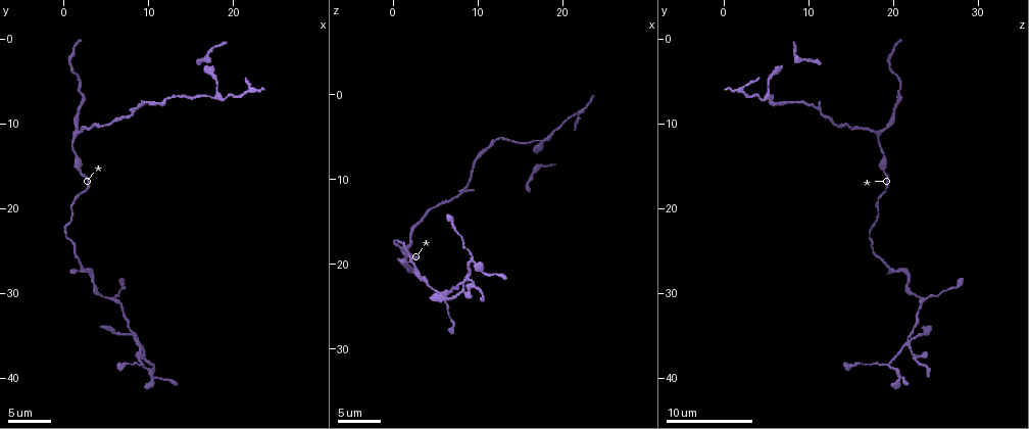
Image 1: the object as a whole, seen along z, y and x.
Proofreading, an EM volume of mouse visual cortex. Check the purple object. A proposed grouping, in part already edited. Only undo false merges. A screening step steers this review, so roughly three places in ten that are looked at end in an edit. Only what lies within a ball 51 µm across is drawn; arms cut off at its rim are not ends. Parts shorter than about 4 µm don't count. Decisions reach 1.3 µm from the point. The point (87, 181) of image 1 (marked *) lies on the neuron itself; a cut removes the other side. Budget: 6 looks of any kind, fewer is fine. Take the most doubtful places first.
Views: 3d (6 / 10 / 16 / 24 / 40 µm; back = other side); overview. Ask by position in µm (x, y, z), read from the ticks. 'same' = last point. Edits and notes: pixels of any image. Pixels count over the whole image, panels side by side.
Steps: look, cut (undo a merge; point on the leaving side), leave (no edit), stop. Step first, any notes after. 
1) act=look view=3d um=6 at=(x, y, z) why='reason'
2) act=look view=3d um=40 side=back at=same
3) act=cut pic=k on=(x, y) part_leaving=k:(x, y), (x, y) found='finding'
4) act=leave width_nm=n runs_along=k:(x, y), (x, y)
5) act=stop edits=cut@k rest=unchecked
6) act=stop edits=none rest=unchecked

act=look view=3d um=10 at=(5.8, 30.6, 23.8) why='two arms in line, one across'

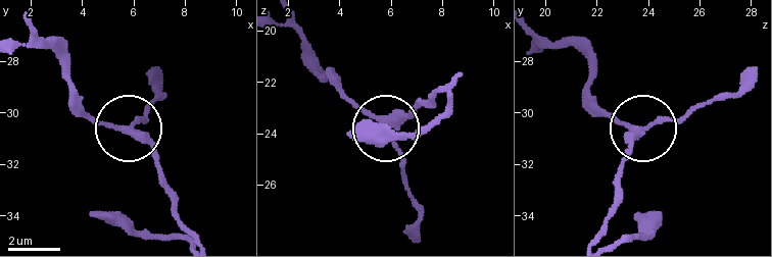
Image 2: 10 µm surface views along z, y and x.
act=leave width_nm=220 runs_along=2:(29, 22), (94, 119), (125, 127), (158, 101) found='continuous, no second neuron'

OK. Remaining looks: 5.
act=look view=3d um=16 at=(2.2, 27.0, 19.4) why='three-way junction'

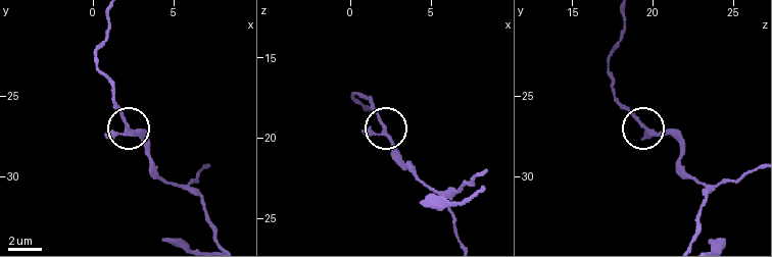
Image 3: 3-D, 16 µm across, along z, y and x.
act=look view=3d um=16 side=back at=(2.1, 26.8, 19.4)

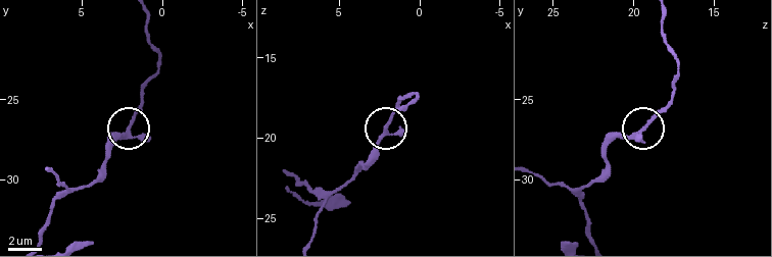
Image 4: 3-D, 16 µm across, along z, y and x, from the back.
act=leave width_nm=200 runs_along=4:(146, 16), (158, 61), (131, 123), (107, 136) found='all the same neuron'

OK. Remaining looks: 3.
act=look view=3d um=10 at=(8.2, 8.2, 11.2) why='two arms in line, one across'

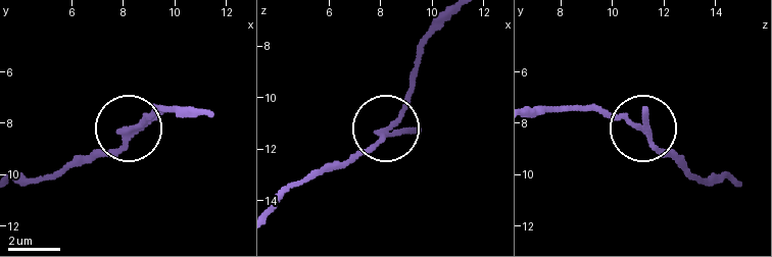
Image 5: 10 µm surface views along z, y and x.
act=look view=3d um=10 side=back at=(8.4, 8.3, 11.2)

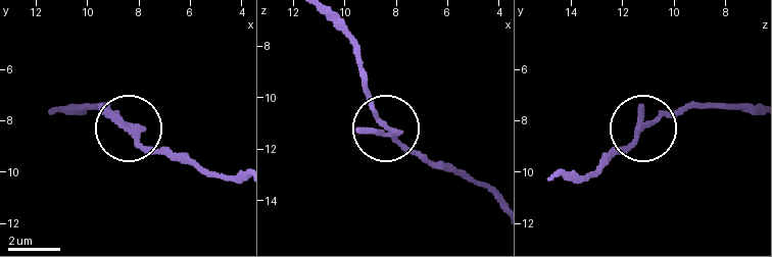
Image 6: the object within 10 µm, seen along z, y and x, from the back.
act=cut pic=6 on=(370, 105) width_nm=200 found='two neurons meet here'

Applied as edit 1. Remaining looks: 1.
act=stop edits=cut@6 rest=unchecked

